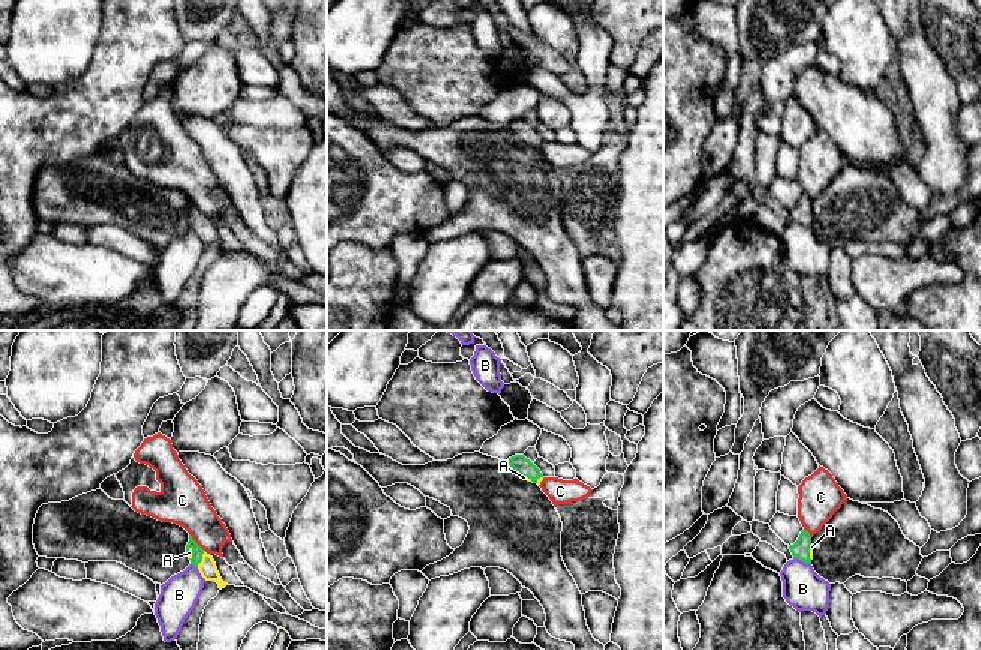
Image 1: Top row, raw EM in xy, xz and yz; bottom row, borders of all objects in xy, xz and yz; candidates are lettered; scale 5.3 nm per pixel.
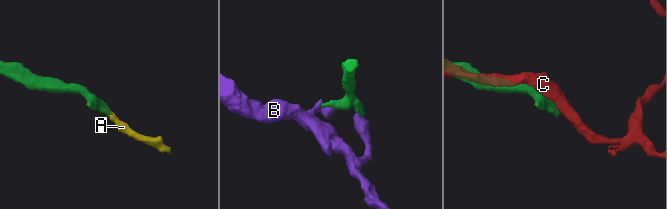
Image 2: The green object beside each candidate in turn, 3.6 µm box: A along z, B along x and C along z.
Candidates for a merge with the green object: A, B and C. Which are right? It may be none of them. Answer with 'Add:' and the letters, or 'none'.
Add: A

